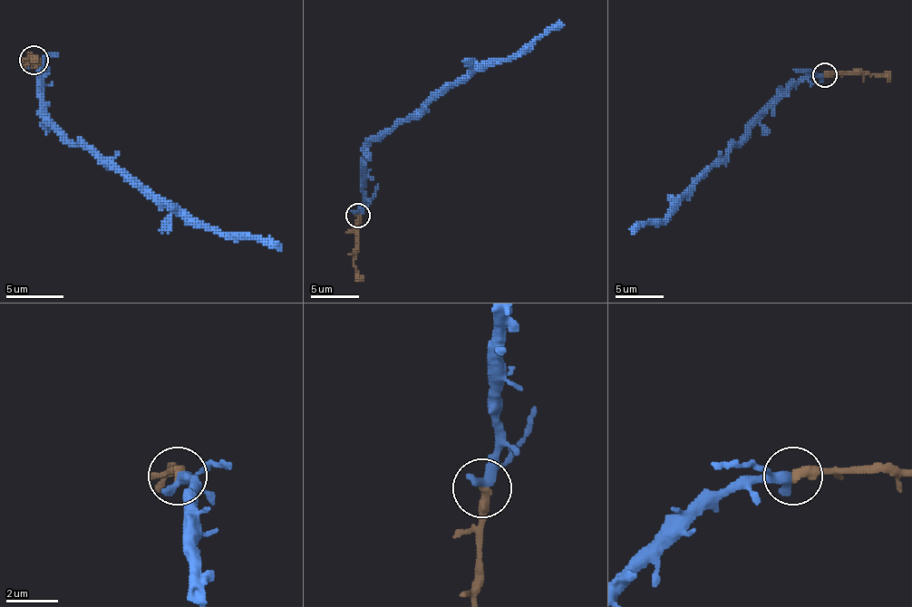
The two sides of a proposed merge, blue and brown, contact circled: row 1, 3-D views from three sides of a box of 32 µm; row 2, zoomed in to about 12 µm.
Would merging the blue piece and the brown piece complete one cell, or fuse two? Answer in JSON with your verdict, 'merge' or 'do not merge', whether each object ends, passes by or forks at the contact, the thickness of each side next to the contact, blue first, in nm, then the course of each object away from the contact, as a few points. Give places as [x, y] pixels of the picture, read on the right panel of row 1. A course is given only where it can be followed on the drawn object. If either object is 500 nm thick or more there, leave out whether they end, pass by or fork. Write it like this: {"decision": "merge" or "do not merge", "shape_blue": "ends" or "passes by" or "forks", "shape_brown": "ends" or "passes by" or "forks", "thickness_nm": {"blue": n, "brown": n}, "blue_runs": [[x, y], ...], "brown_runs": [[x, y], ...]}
{"decision": "merge", "shape_blue": "passes by", "shape_brown": "ends", "thickness_nm": {"blue": 360, "brown": 380}, "blue_runs": [[822, 74], [800, 77], [663, 219], [651, 219], [634, 234]], "brown_runs": [[825, 74], [876, 74], [890, 79]]}

